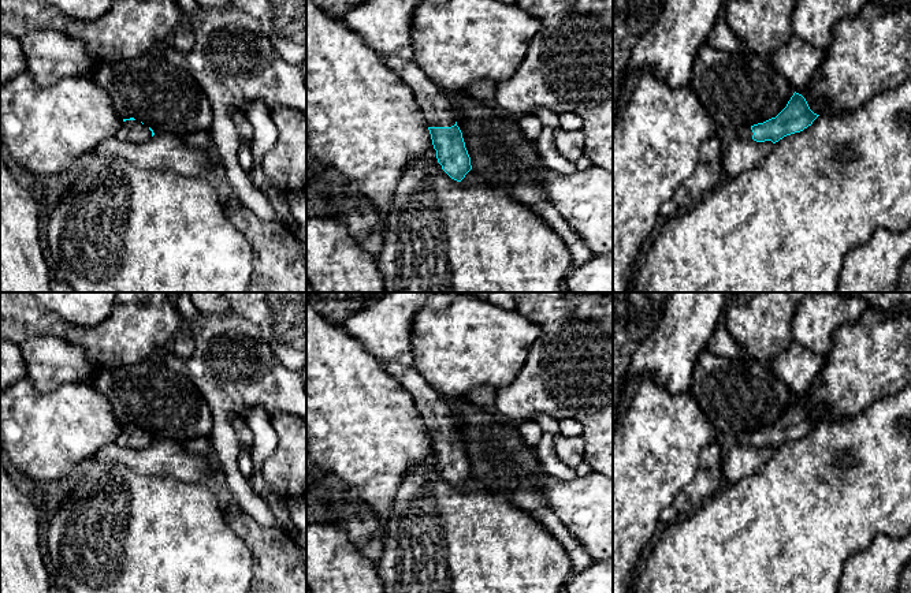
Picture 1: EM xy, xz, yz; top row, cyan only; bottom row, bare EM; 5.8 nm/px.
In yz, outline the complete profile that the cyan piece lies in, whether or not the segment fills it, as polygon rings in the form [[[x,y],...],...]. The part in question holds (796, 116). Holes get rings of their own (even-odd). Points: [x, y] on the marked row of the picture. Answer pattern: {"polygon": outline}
{"polygon": [[[795,92],[787,107],[776,118],[751,127],[740,127],[736,130],[736,137],[756,142],[771,141],[776,143],[787,135],[803,131],[818,116],[810,109],[806,98]]]}

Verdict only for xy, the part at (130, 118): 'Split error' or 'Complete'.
Split error

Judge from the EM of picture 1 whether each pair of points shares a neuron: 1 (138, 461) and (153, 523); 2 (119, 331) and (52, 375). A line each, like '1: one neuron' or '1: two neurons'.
1: two neurons
2: two neurons

